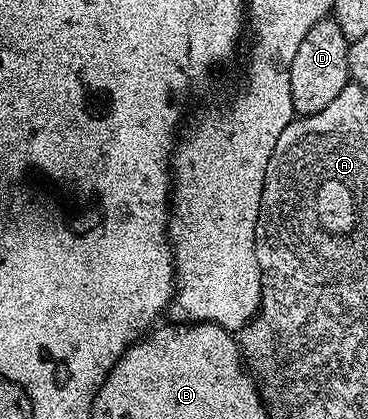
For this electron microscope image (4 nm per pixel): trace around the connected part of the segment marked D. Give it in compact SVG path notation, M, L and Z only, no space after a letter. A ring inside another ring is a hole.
M325 18L314 22L314 26L310 26L306 38L302 38L298 46L298 54L294 54L294 66L290 66L290 98L294 102L294 113L297 117L318 114L318 110L326 110L326 106L330 106L330 102L334 102L334 98L338 98L338 94L342 94L342 90L350 83L349 45L346 34L342 34L335 18Z

